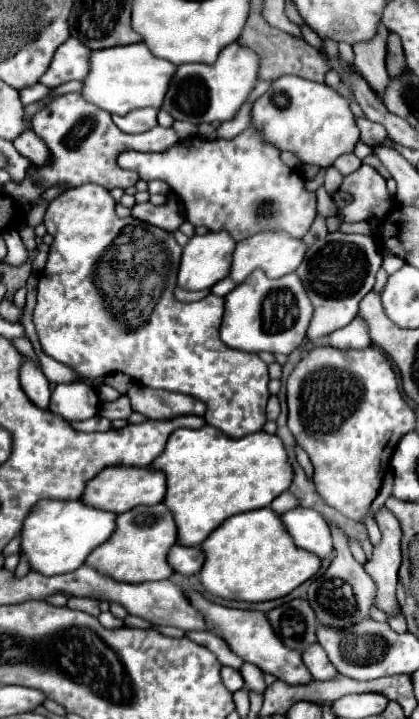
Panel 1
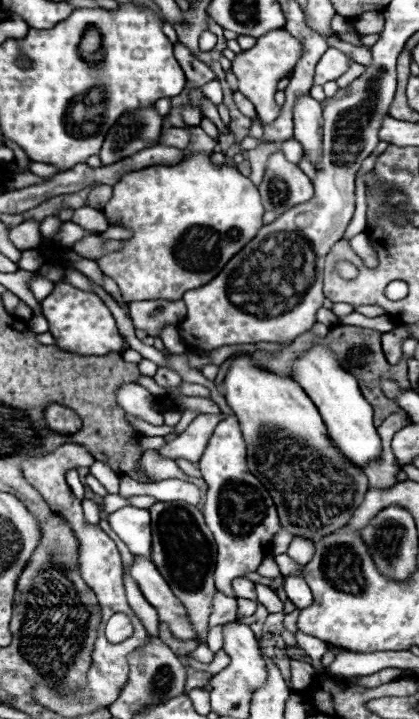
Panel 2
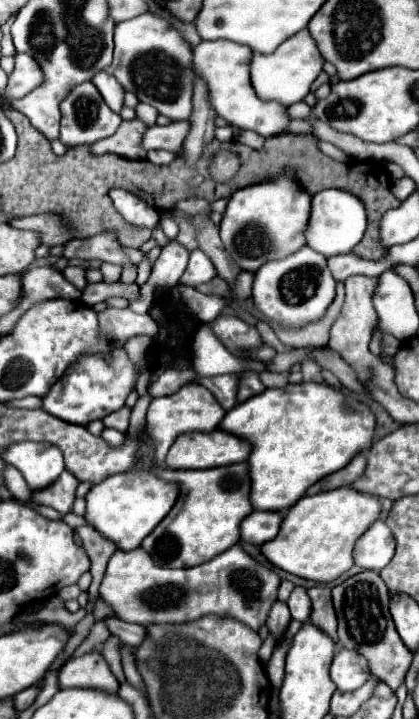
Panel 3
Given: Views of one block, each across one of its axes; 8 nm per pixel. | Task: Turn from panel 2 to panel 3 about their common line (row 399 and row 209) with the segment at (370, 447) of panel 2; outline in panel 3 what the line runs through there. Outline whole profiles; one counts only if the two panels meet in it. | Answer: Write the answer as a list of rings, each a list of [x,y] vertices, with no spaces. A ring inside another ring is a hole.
[[[322,190],[312,196],[312,210],[310,210],[310,220],[304,230],[306,236],[306,246],[312,250],[320,252],[322,256],[338,256],[338,254],[348,254],[364,236],[366,230],[366,210],[356,196],[344,190]]]

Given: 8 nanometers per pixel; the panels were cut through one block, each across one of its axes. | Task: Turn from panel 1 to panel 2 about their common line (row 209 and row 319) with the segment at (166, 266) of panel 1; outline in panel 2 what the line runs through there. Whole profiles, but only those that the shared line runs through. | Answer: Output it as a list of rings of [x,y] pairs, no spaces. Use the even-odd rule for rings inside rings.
[[[66,280],[56,282],[52,294],[42,300],[44,316],[50,322],[50,332],[56,338],[56,346],[66,352],[74,352],[80,356],[92,354],[108,354],[122,350],[122,336],[116,332],[114,318],[106,304],[92,292],[82,292],[70,286]]]

